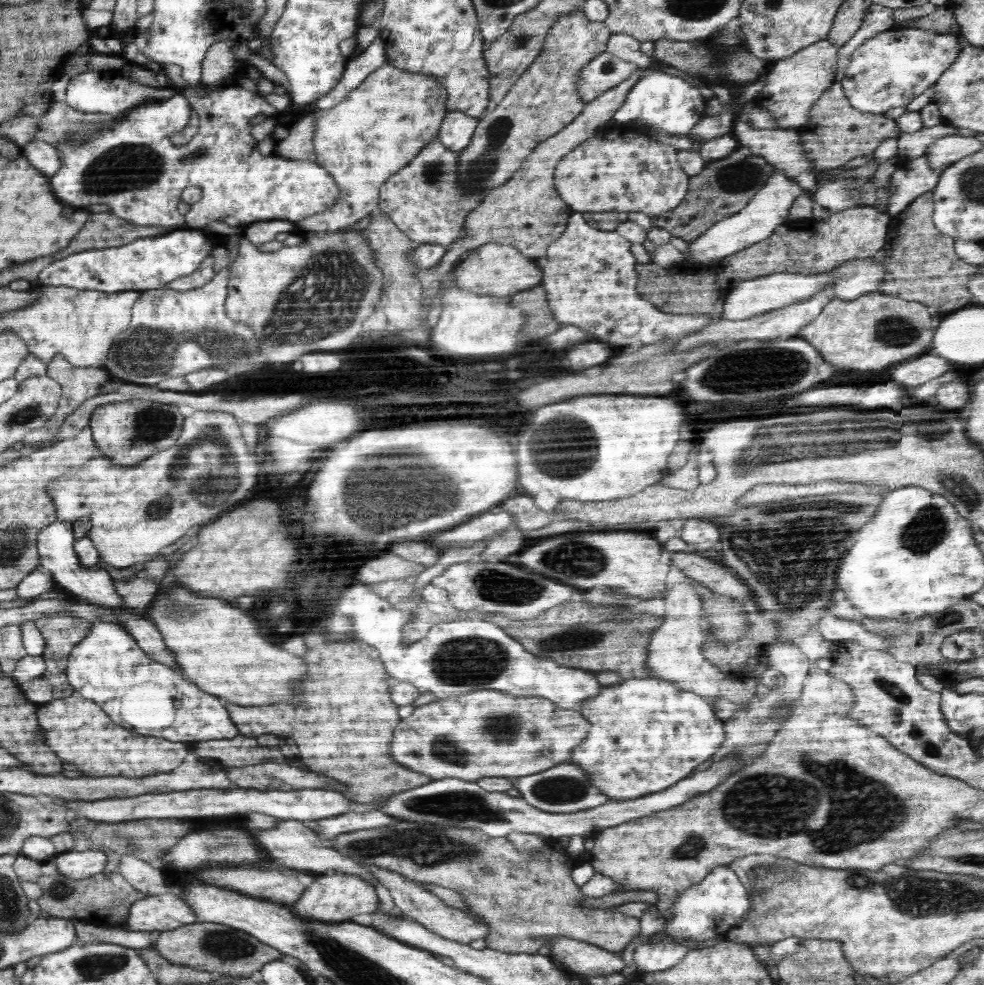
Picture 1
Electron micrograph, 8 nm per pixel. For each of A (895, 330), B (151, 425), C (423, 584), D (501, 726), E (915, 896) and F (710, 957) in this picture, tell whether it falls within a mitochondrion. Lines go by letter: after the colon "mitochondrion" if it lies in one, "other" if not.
A: mitochondrion
B: mitochondrion
C: other
D: mitochondrion
E: mitochondrion
F: other

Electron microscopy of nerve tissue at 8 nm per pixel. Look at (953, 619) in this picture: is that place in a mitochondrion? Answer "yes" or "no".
yes

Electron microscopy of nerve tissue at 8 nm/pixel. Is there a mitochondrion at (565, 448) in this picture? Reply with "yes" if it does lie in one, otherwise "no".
yes

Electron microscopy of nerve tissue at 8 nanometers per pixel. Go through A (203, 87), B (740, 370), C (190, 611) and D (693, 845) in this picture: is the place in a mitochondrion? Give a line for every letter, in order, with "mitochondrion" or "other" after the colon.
A: other
B: mitochondrion
C: mitochondrion
D: mitochondrion

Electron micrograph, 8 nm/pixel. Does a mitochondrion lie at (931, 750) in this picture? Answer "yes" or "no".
yes

